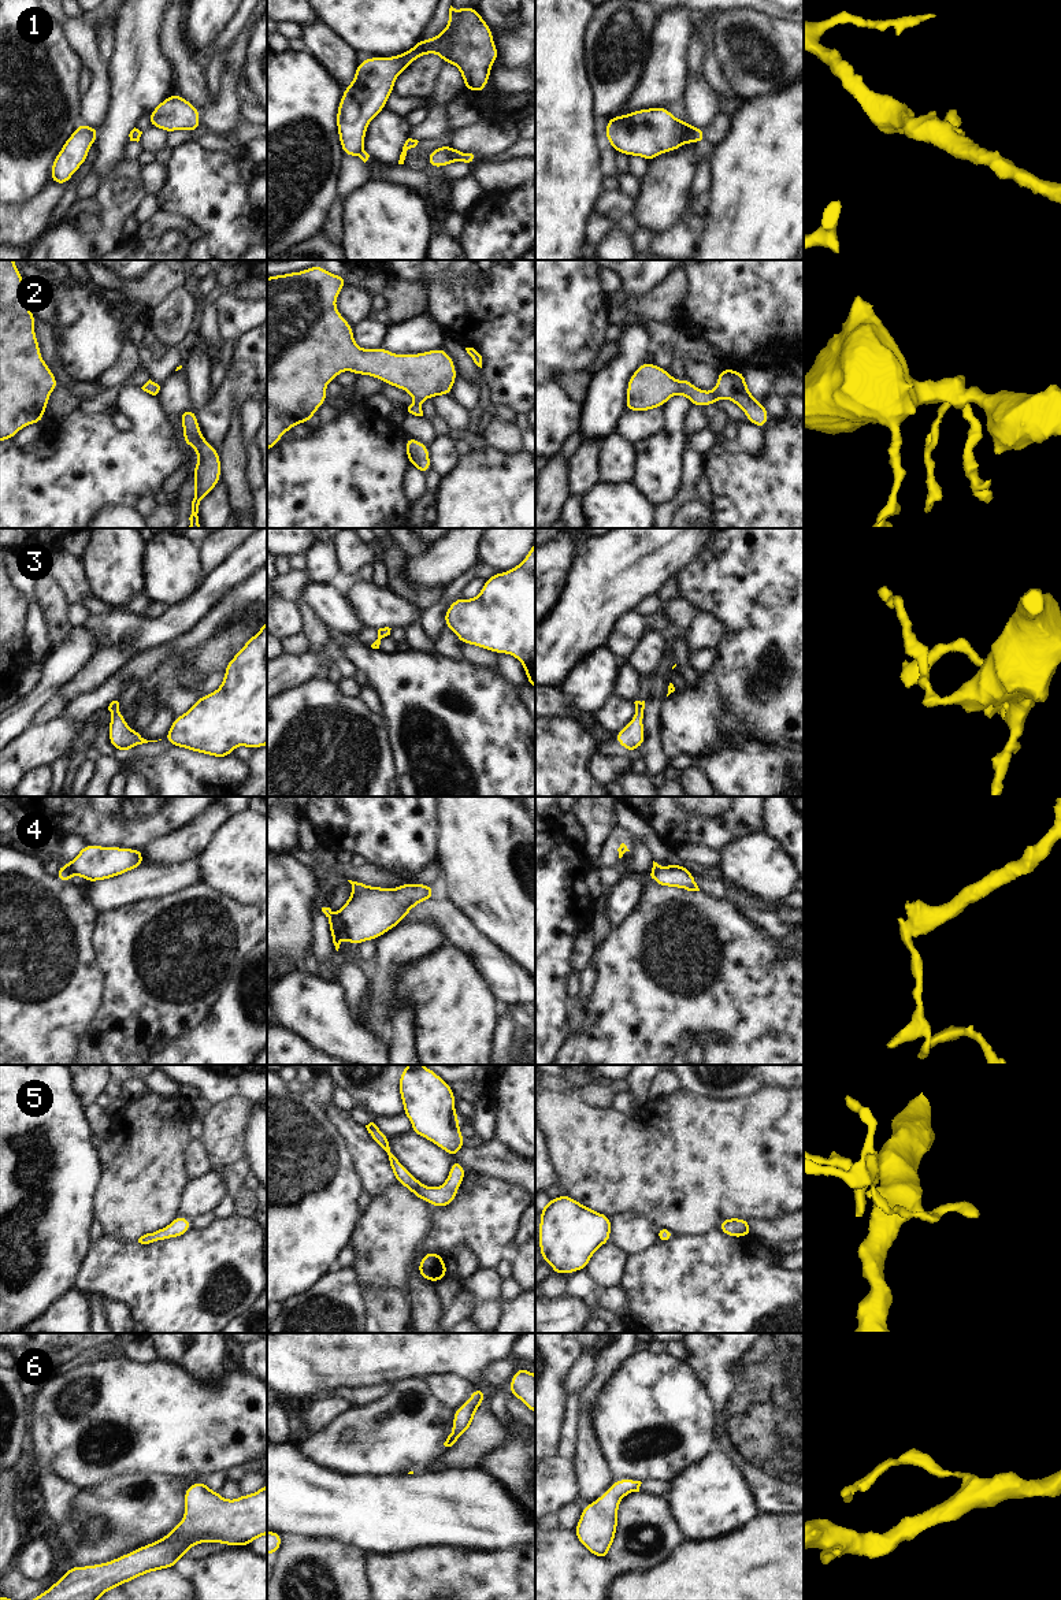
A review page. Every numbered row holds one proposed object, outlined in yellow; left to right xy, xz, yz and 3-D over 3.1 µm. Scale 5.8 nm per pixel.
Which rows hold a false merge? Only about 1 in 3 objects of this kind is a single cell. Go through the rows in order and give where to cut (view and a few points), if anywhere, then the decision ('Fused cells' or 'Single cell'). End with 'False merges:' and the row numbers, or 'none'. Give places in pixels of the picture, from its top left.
1: Split along yz (694, 127), (694, 138), (697, 141). Fused cells
2: No split. Single cell
3: No split. Single cell
4: Split along xz (334, 914), (344, 935). Fused cells
5: No split. Single cell
6: No split. Single cell
False merges: 1, 4.

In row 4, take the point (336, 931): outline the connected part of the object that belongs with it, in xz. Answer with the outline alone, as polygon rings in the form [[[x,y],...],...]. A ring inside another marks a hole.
[[[322,907],[322,912],[326,914],[326,917],[329,918],[329,927],[330,927],[330,933],[331,933],[331,939],[333,943],[335,946],[335,950],[338,951],[340,944],[342,942],[342,929],[335,918],[335,914],[331,912],[330,907]]]

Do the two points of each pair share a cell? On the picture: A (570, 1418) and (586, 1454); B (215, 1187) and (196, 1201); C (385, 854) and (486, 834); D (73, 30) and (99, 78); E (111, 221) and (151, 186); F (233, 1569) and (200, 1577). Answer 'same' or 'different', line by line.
A: different
B: same
C: different
D: same
E: different
F: same

